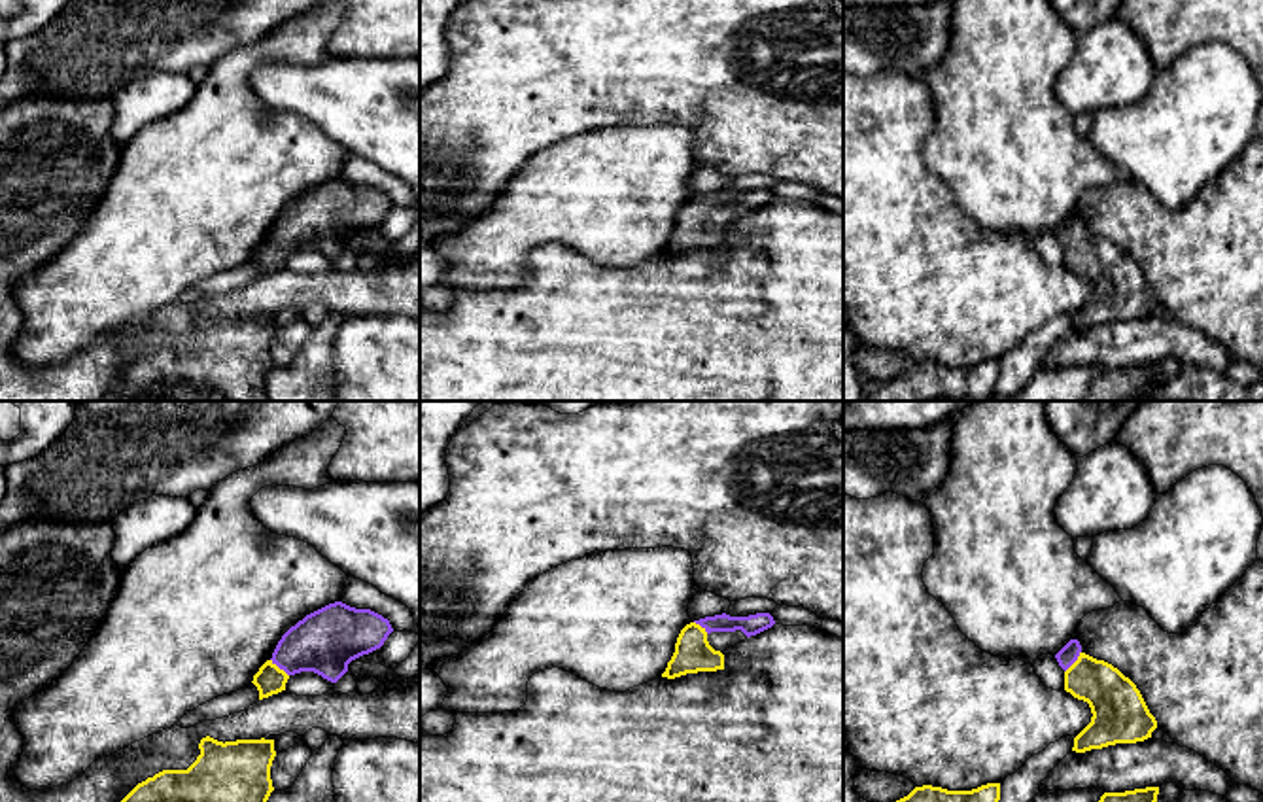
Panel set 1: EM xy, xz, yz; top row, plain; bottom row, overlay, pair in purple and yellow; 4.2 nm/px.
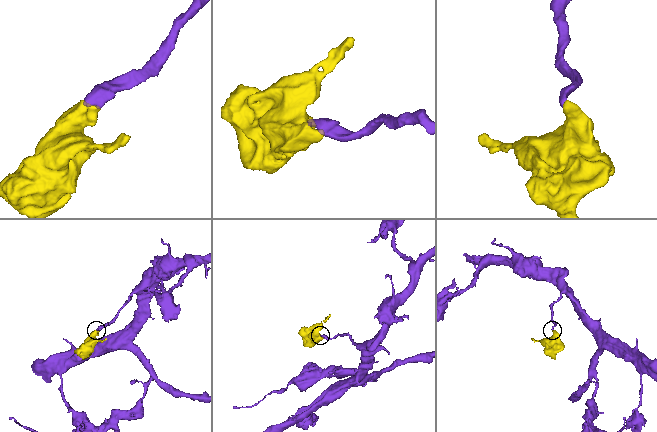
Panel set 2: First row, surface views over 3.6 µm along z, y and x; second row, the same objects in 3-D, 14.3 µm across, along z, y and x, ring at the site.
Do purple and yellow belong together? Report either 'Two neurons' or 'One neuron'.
One neuron

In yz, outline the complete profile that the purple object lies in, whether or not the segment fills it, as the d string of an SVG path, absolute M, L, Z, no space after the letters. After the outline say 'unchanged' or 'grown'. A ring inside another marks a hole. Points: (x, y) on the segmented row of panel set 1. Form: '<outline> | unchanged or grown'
M1070 639L1057 654L1064 670L1064 690L1091 707L1091 723L1074 738L1072 751L1085 753L1116 743L1136 743L1157 728L1136 685L1117 668L1081 651Z | grown

